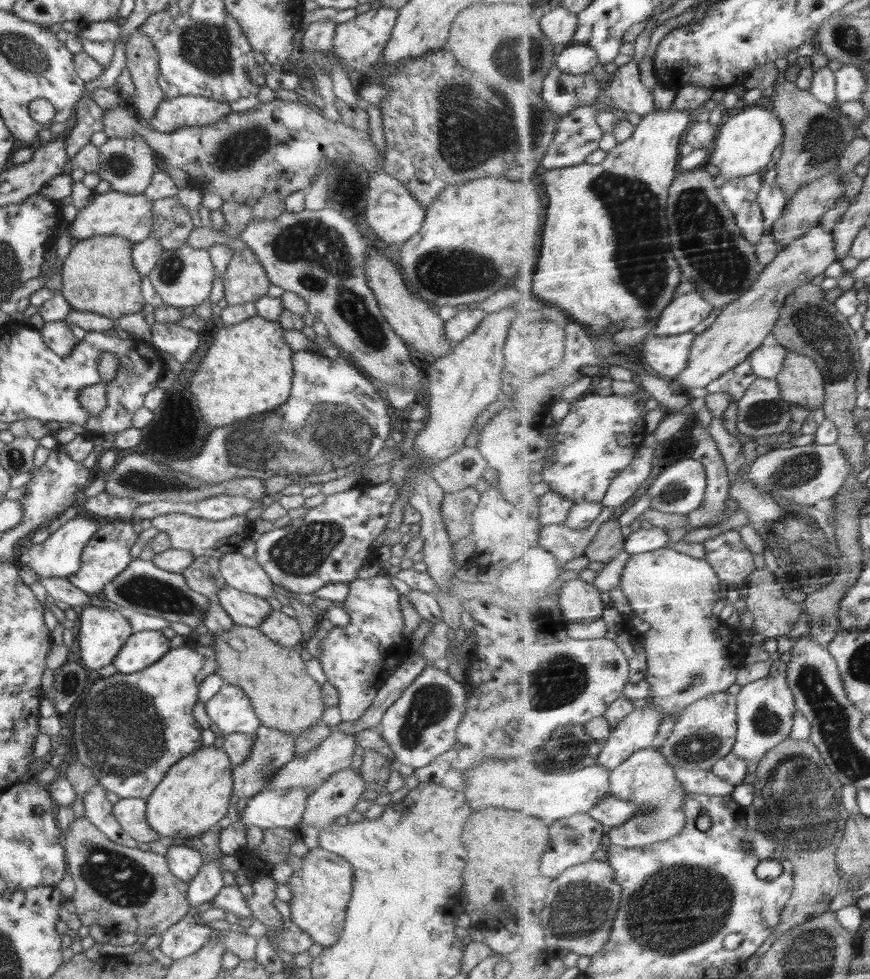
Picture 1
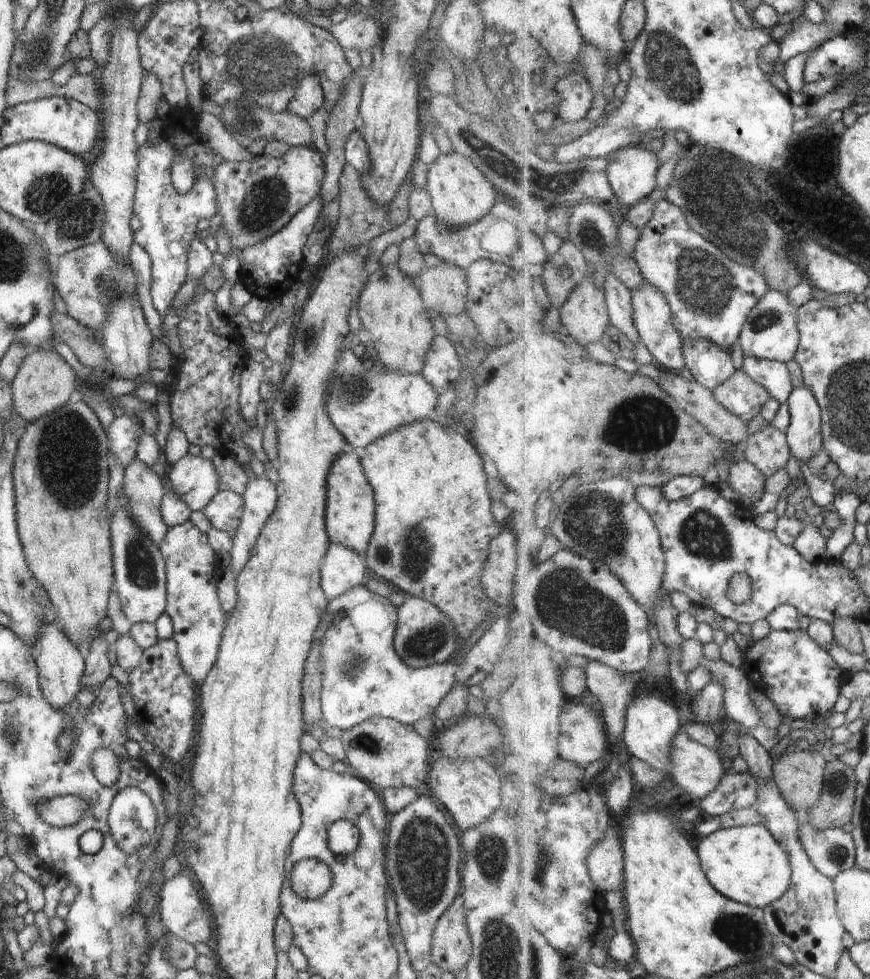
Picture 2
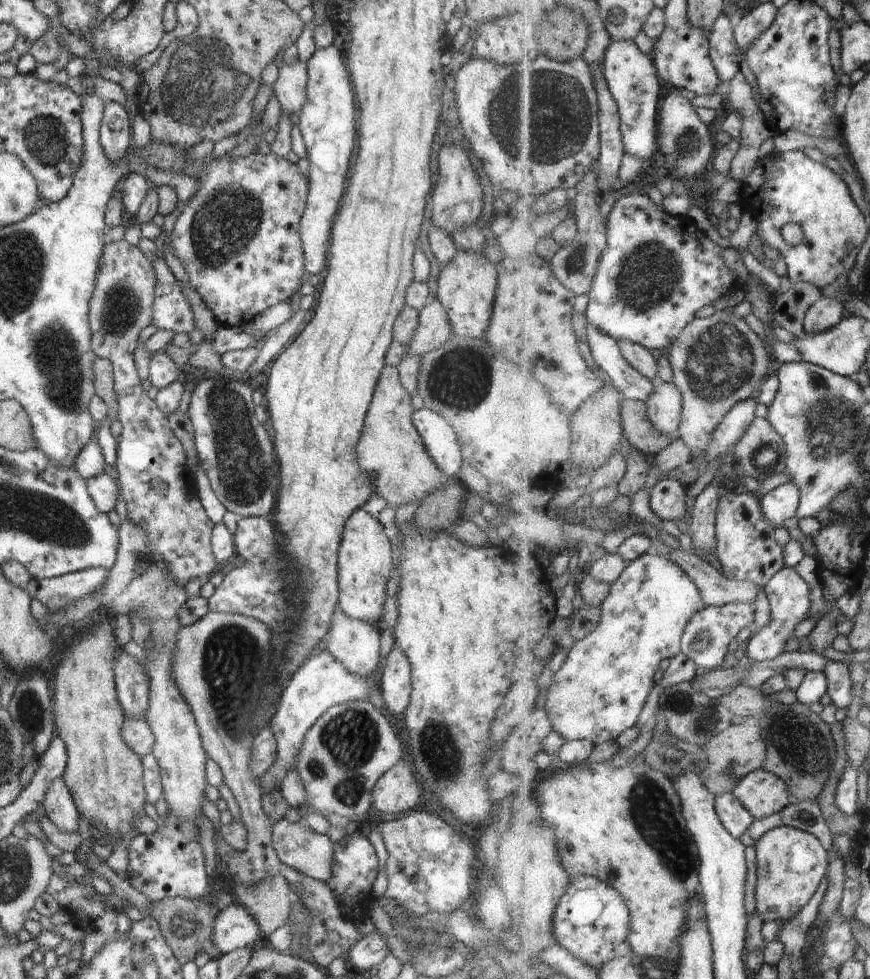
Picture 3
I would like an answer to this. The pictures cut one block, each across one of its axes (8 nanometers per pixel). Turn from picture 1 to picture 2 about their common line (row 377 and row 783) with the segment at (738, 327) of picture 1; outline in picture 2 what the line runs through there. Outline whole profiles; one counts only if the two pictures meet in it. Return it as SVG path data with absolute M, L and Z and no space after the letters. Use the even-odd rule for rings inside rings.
M685 729L678 734L676 746L672 756L672 776L679 790L685 793L690 803L700 804L706 796L712 794L720 786L722 778L726 776L726 766L722 754L717 748L708 748L701 741L694 740Z

